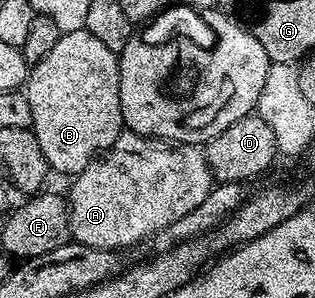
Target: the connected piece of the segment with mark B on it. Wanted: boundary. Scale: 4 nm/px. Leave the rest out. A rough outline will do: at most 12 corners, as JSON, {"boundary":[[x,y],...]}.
{"boundary":[[86,28],[30,69],[31,128],[52,173],[124,131],[119,58]]}

